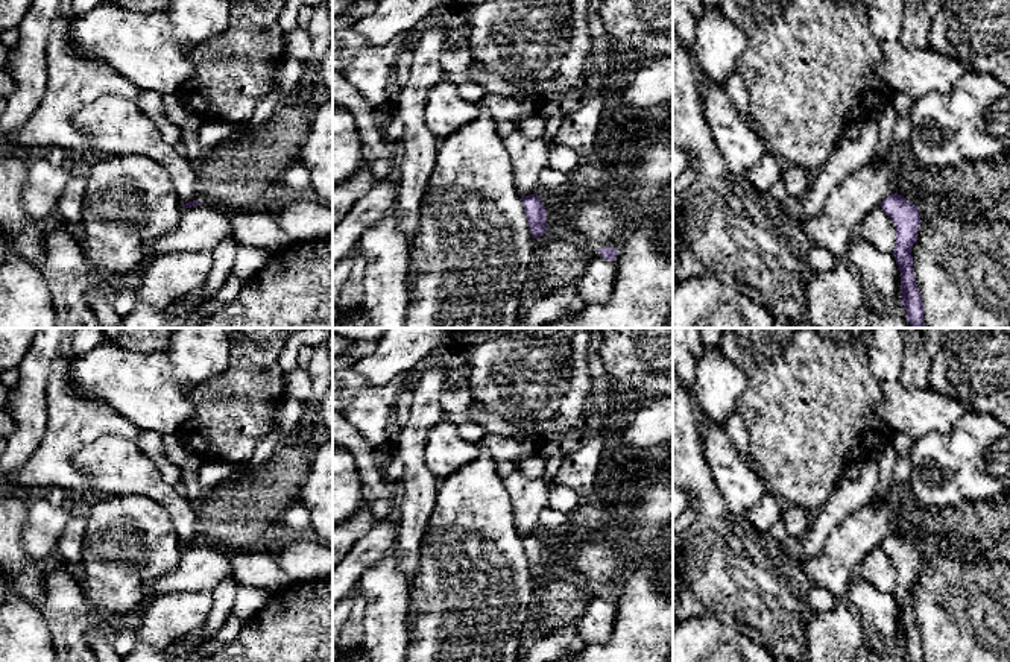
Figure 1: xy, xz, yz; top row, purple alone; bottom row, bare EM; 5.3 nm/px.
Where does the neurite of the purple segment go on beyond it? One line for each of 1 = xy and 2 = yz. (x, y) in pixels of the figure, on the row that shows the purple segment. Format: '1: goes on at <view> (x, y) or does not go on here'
1: does not go on here
2: does not go on here

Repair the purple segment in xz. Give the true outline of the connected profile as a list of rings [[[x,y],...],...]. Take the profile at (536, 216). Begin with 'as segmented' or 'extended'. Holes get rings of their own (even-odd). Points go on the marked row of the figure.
as segmented | [[[530,194],[522,197],[522,205],[533,238],[544,235],[547,231],[547,211],[539,196]]]

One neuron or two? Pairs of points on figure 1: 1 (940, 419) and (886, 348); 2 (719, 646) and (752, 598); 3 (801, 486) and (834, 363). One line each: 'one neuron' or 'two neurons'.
1: one neuron
2: two neurons
3: one neuron

